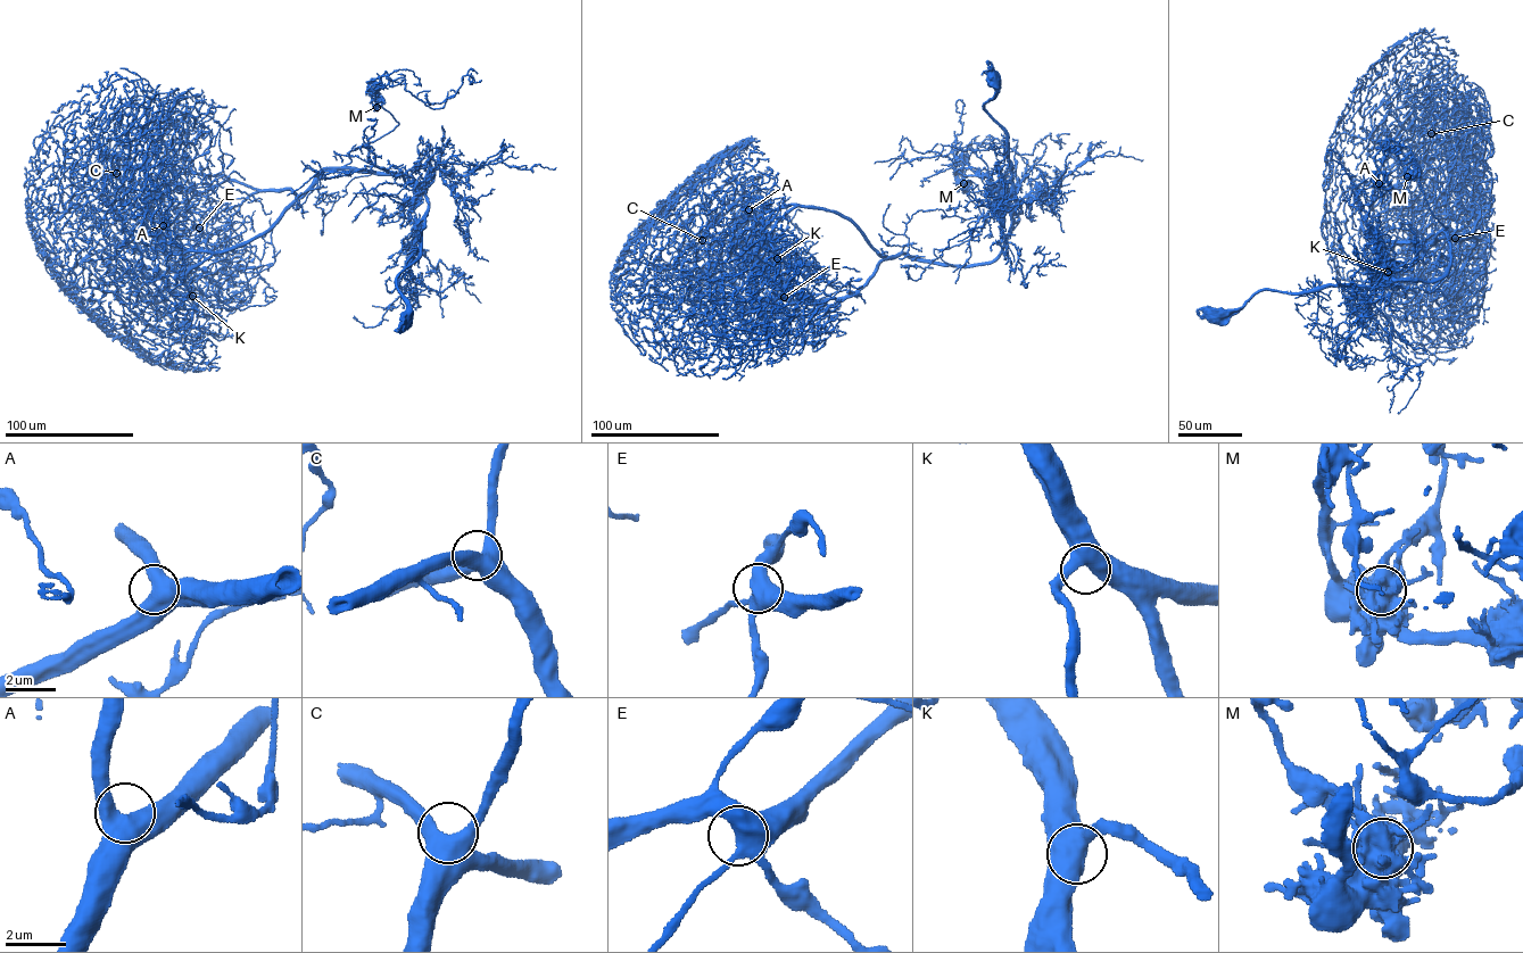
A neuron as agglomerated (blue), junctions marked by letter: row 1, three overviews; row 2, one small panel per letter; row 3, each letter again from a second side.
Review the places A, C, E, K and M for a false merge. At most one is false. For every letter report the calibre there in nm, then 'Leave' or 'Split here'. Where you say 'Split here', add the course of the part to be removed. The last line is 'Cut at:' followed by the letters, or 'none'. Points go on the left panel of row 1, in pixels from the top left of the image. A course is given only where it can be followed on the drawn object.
A: Thickness 550 nm. Leave
C: Thickness 480 nm. Leave
E: Thickness 440 nm. Leave
K: Thickness 480 nm. Leave
M: Thickness 750 nm. Split here. Course of the part to remove: (377, 107), (374, 93), (389, 79)
Cut at: M

